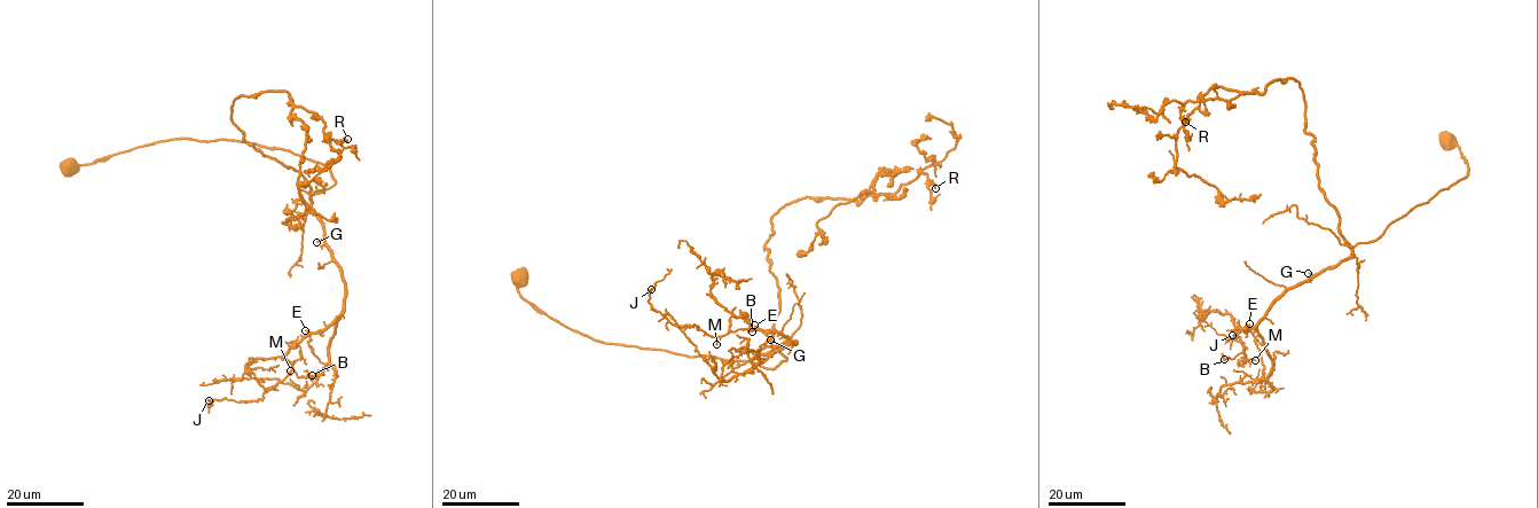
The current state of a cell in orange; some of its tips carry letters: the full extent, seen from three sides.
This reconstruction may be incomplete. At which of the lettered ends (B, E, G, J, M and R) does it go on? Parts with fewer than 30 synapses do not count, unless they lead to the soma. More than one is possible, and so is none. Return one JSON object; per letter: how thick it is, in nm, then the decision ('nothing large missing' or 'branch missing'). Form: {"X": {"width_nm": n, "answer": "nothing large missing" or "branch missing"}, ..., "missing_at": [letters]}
{"B": {"width_nm": 180, "answer": "nothing large missing"}, "E": {"width_nm": 200, "answer": "branch missing"}, "G": {"width_nm": 100, "answer": "nothing large missing"}, "J": {"width_nm": 100, "answer": "nothing large missing"}, "M": {"width_nm": 130, "answer": "nothing large missing"}, "R": {"width_nm": 180, "answer": "nothing large missing"}, "missing_at": ["E"]}

